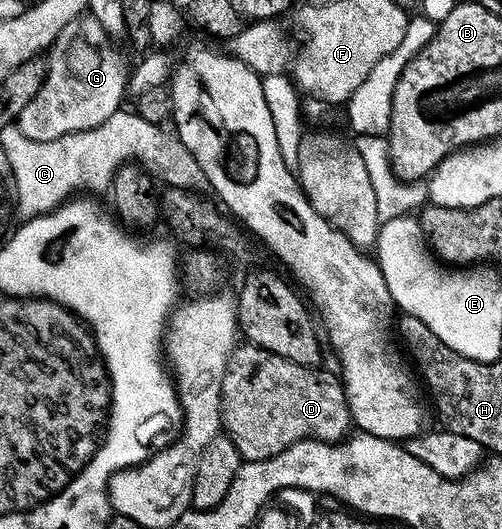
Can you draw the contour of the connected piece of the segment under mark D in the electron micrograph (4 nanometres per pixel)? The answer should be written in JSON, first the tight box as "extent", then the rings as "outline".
{"extent":[221,343,351,461],"outline":[[[238,343],[223,374],[221,427],[224,435],[235,442],[242,461],[266,460],[300,440],[341,442],[350,435],[351,417],[345,385],[336,371],[324,372],[323,369],[321,366],[299,366],[299,362],[279,358],[279,354],[271,354],[271,350],[263,350],[257,344]]]}

